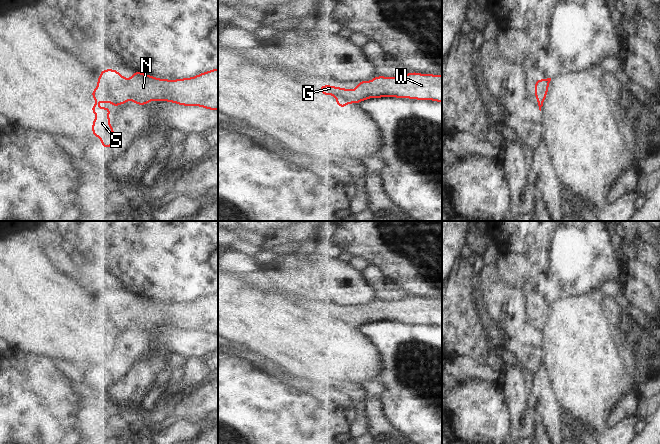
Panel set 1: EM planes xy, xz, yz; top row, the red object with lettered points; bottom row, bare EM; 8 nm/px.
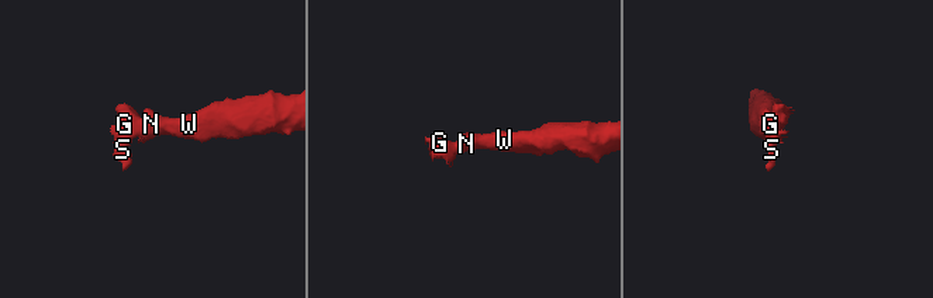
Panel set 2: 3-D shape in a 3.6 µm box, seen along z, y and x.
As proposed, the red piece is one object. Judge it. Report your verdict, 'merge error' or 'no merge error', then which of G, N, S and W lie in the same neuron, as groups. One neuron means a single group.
no merge error; G N S W

